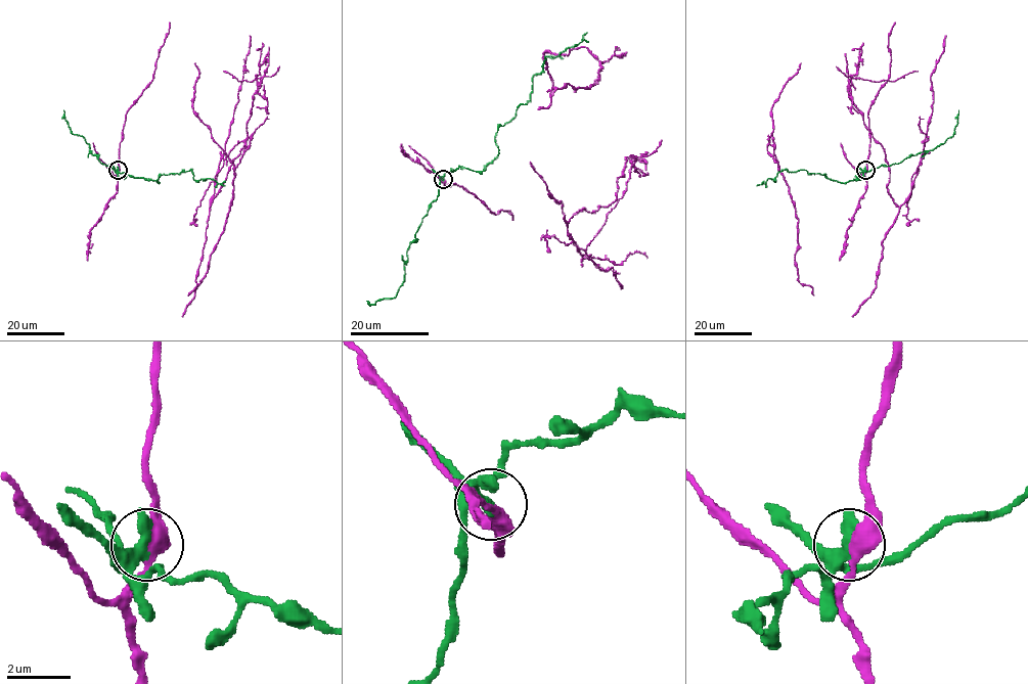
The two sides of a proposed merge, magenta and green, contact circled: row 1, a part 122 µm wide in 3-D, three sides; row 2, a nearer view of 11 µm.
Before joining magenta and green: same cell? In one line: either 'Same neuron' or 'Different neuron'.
Different neuron

